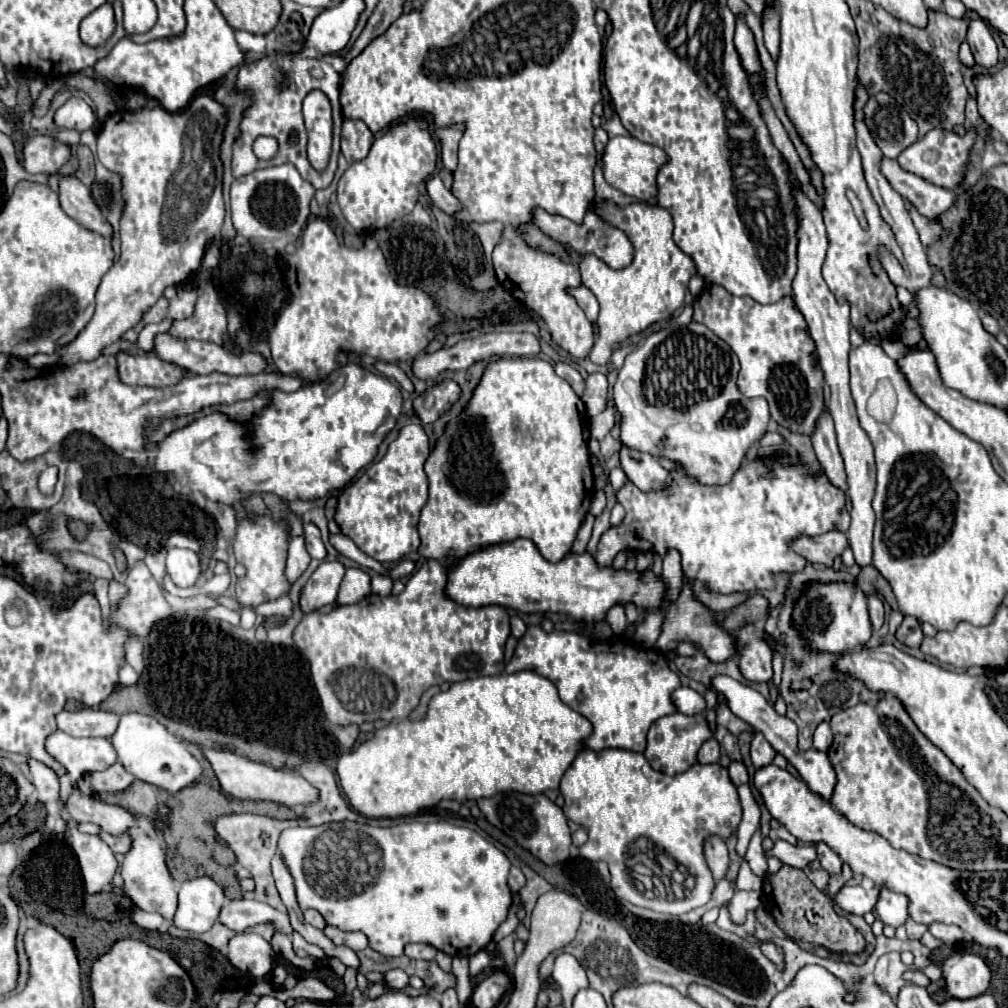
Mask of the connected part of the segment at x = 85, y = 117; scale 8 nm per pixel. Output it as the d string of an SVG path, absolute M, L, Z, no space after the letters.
M72 96L54 114L58 130L92 130L96 126L94 110L78 96Z

